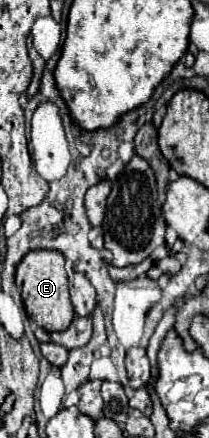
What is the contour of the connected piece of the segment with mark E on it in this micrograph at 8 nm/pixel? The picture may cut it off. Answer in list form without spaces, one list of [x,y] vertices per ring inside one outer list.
[[[36,249],[22,257],[16,267],[16,283],[22,285],[22,301],[28,317],[48,333],[64,331],[74,319],[74,307],[68,295],[68,277],[64,271],[64,257],[58,251]]]

